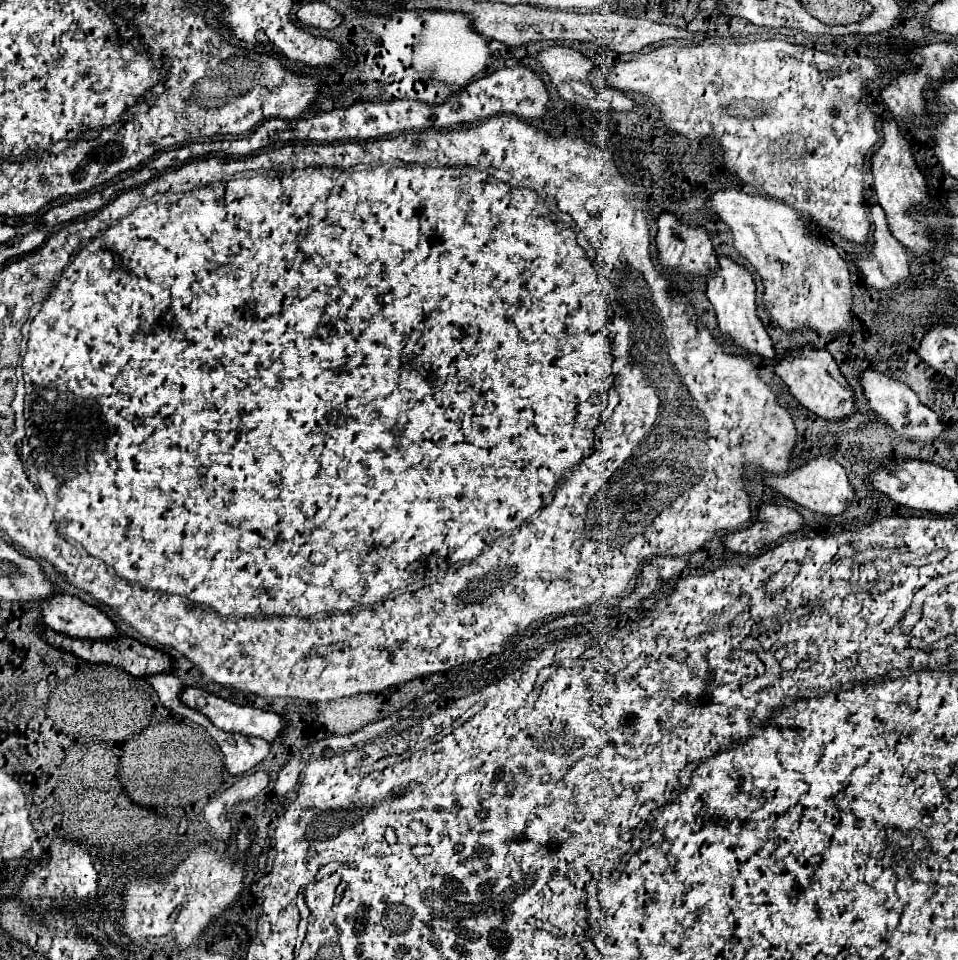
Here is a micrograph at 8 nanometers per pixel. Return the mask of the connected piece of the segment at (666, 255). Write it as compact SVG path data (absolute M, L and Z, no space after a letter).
M661 213L657 217L657 249L659 249L659 261L665 267L679 269L683 275L709 275L717 271L717 259L715 259L715 249L711 245L711 239L703 227L691 227L683 225L675 213Z

